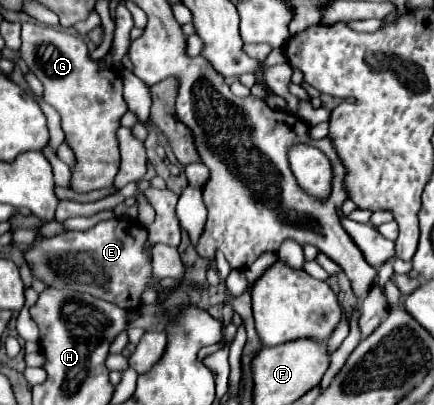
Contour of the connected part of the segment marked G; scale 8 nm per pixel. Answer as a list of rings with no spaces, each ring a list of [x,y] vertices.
[[[23,23],[21,39],[21,57],[43,83],[43,101],[61,115],[65,143],[77,157],[77,165],[71,171],[73,189],[85,193],[113,187],[113,179],[119,169],[117,129],[121,127],[119,121],[127,111],[121,95],[121,73],[113,67],[103,67],[97,59],[91,59],[85,41],[65,31]]]

